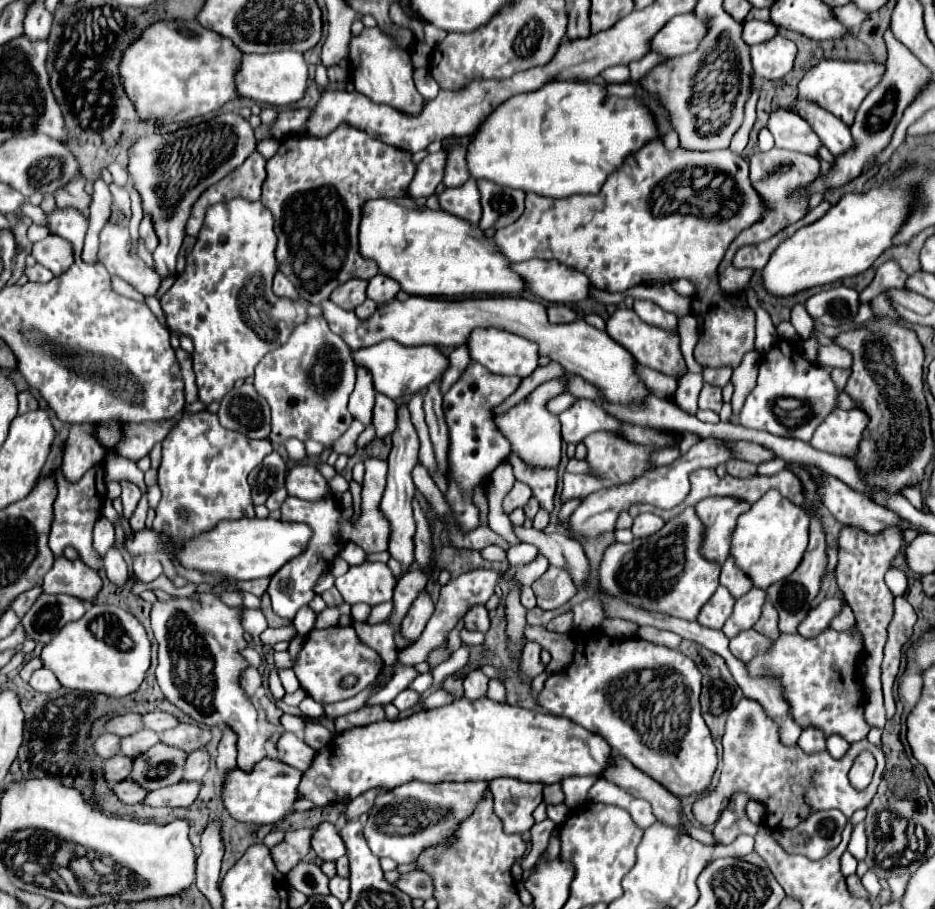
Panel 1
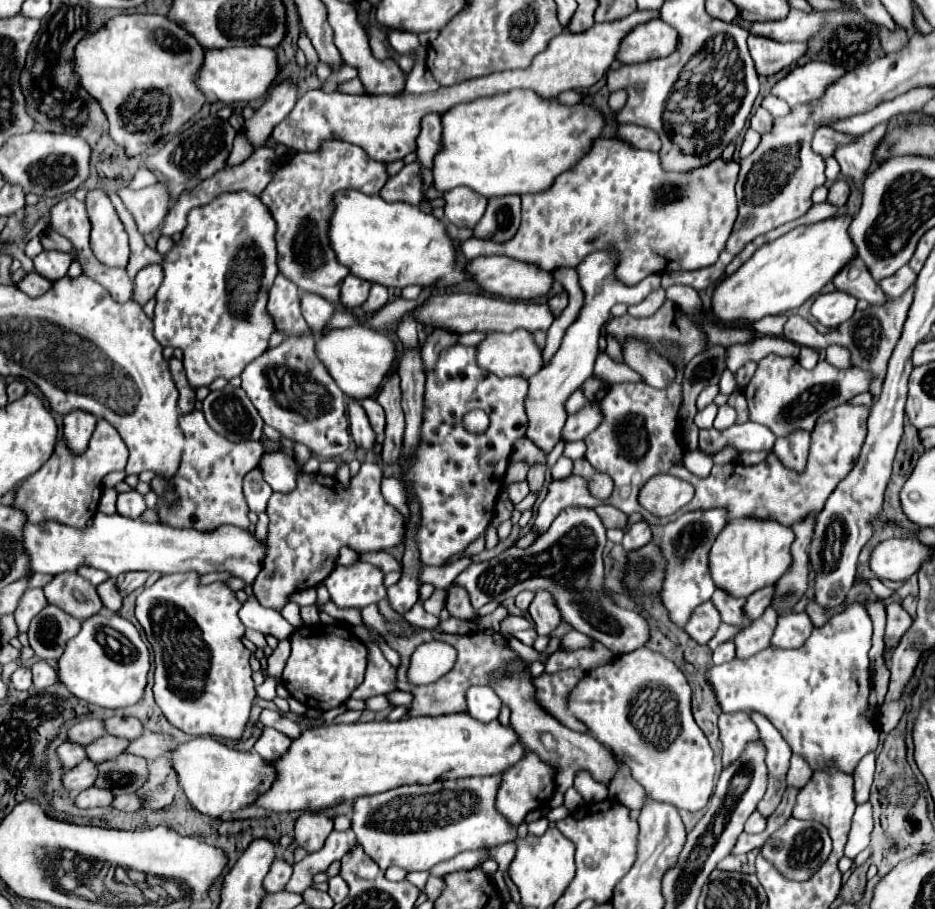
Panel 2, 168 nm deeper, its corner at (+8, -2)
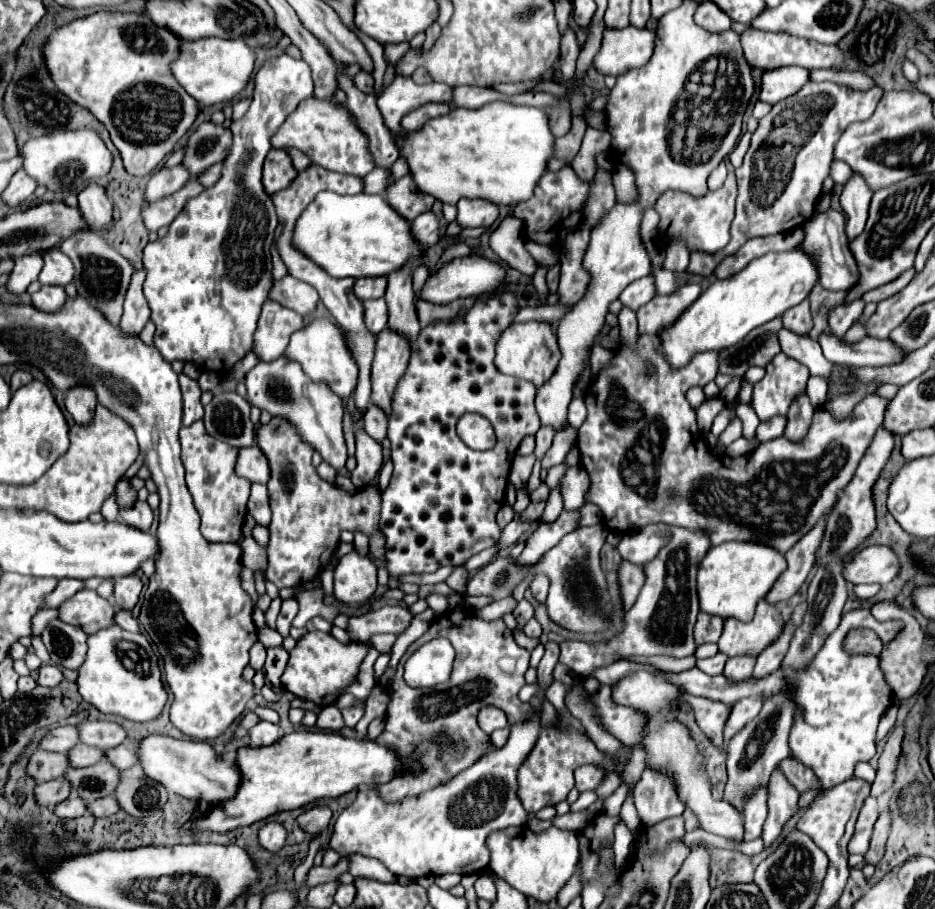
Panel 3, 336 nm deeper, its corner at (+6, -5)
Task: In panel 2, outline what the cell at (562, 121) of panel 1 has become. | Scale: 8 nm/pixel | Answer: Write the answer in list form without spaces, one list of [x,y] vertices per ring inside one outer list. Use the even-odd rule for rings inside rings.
[[[524,89],[504,93],[502,97],[490,97],[490,101],[458,105],[442,115],[442,151],[434,161],[434,187],[438,191],[450,191],[458,185],[464,185],[486,199],[502,195],[542,193],[554,185],[558,175],[572,169],[592,149],[592,143],[602,135],[604,127],[604,115],[596,105],[580,103],[568,107],[558,99],[544,99],[538,97],[538,93]]]

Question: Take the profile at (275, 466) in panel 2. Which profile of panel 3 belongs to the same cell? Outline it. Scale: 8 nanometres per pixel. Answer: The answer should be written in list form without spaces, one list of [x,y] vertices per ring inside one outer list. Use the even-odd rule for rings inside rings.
[[[256,444],[252,448],[240,448],[234,472],[236,472],[236,476],[246,478],[250,482],[266,484],[268,482],[268,460],[264,460],[264,456]]]

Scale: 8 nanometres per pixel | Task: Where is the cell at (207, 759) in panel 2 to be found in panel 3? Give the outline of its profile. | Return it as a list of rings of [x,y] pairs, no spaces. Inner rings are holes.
[[[150,734],[138,742],[136,752],[142,770],[150,780],[162,784],[172,794],[196,798],[200,804],[214,806],[222,800],[232,798],[240,782],[240,772],[236,764],[220,760],[220,756],[206,742],[176,740],[164,734]]]

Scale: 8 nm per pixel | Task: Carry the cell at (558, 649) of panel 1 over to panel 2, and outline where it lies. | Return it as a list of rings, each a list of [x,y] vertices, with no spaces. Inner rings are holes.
[[[570,631],[560,639],[560,647],[564,647],[564,651],[574,651],[574,649],[580,649],[586,645],[590,645],[590,639],[582,633],[576,633],[576,631]]]

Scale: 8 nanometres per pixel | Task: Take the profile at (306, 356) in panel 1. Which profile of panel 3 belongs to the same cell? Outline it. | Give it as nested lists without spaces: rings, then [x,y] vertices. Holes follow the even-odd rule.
[[[274,360],[272,364],[256,364],[248,376],[246,376],[246,390],[248,390],[248,402],[252,406],[258,406],[262,410],[268,410],[272,416],[288,416],[288,420],[292,420],[298,426],[300,436],[304,438],[304,442],[308,442],[314,450],[318,450],[322,454],[322,458],[336,470],[342,470],[346,464],[346,442],[344,442],[344,434],[342,434],[342,398],[328,392],[328,388],[324,388],[324,384],[312,384],[308,380],[308,376],[304,376],[304,370],[300,368],[300,364],[284,364],[284,360]]]

